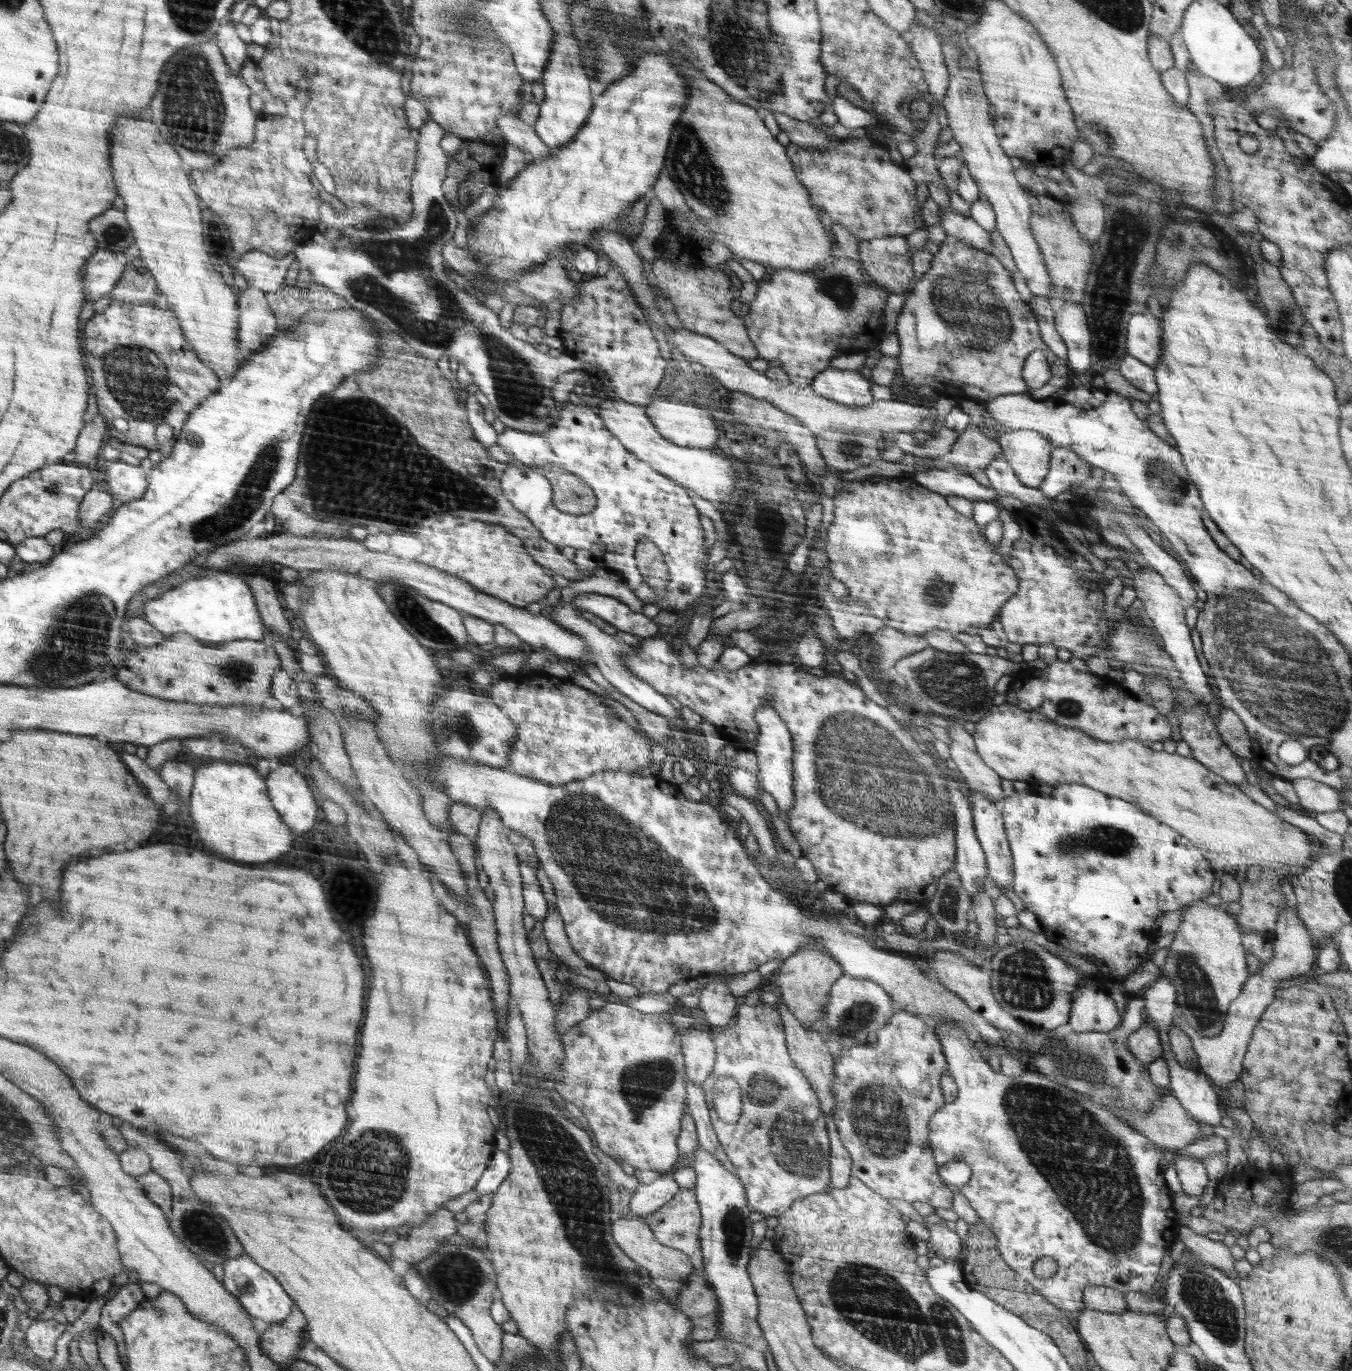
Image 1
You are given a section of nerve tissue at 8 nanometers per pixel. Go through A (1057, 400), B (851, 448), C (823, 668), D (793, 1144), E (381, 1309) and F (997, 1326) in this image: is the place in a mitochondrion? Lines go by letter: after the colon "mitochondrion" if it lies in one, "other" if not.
A: other
B: mitochondrion
C: other
D: mitochondrion
E: other
F: other

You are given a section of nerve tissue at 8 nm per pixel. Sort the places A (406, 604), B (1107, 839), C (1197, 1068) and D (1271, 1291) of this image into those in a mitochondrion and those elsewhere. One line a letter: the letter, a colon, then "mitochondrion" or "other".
A: mitochondrion
B: mitochondrion
C: other
D: other

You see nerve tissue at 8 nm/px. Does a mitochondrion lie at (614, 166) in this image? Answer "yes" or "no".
no

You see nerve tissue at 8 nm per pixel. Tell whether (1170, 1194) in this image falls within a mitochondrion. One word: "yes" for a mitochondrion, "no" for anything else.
no

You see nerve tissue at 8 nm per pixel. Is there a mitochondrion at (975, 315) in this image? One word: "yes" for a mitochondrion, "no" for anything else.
yes

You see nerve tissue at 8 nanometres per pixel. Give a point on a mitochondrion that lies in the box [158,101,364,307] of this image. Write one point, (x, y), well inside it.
(219, 237)

